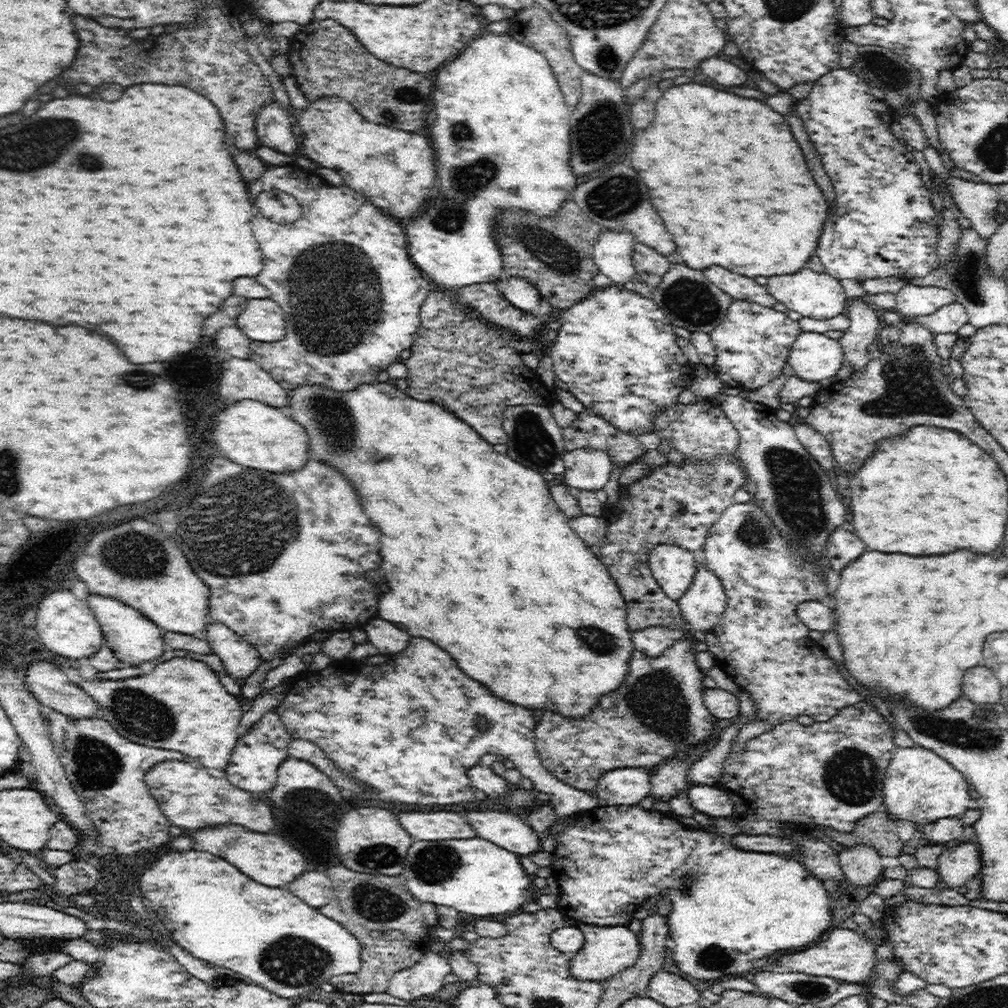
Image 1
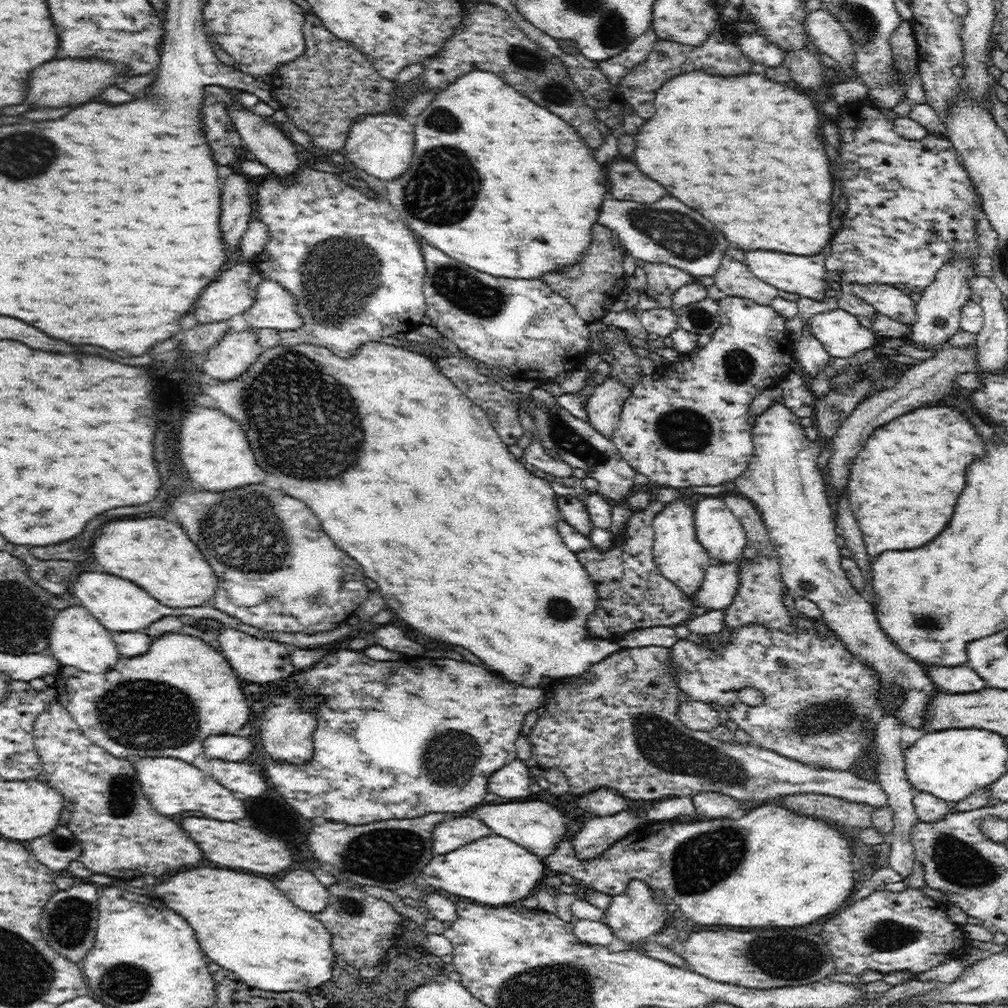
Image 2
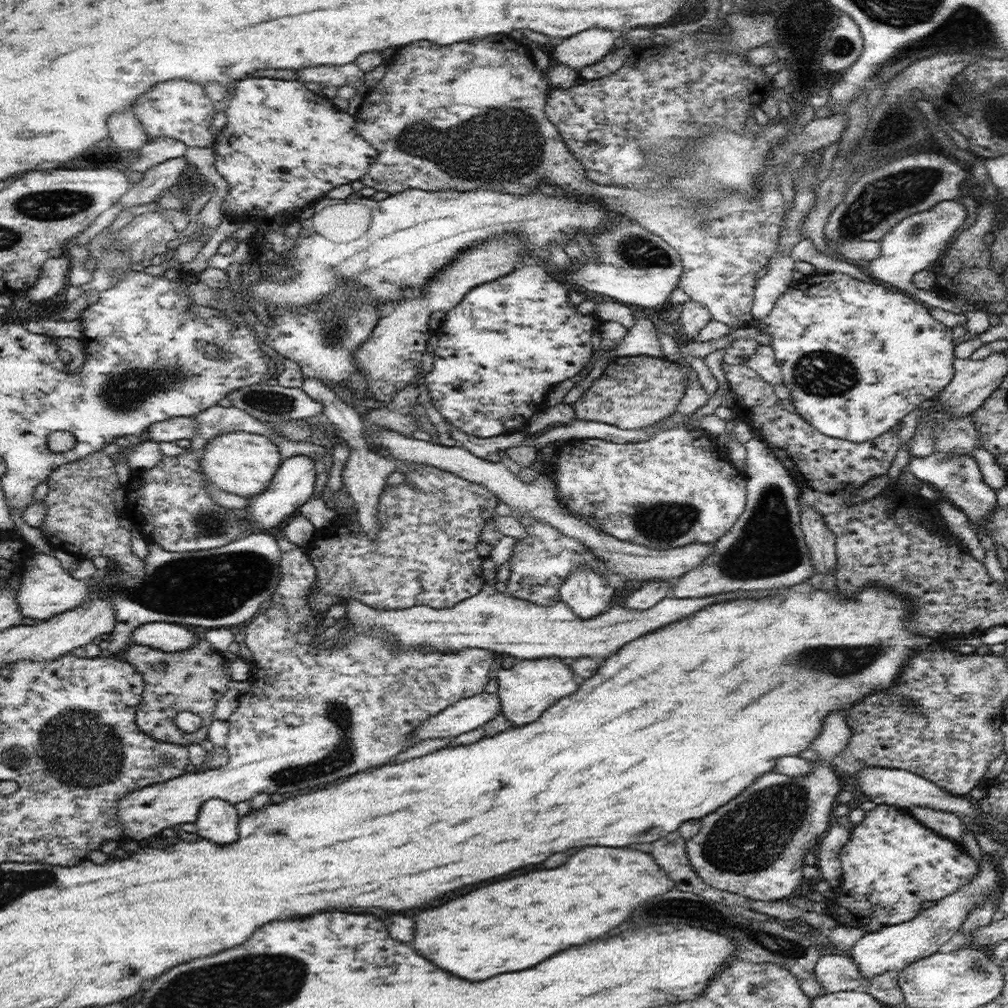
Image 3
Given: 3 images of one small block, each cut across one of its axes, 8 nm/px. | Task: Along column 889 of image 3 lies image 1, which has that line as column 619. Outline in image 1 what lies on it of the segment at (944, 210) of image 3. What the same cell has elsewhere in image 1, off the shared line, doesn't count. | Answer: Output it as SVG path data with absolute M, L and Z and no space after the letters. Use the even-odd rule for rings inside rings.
M604 230L596 240L593 261L599 272L608 276L616 286L630 286L635 268L632 263L635 242L633 234L627 230Z

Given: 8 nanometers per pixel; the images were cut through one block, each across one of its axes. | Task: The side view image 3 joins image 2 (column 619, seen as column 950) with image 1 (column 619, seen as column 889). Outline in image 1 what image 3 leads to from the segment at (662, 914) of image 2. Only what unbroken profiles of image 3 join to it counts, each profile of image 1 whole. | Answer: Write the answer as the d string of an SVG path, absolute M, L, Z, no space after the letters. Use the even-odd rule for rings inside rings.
M578 922L576 926L584 934L584 946L572 955L570 975L580 981L606 981L618 972L631 968L640 956L640 940L636 928L631 926L601 927Z

